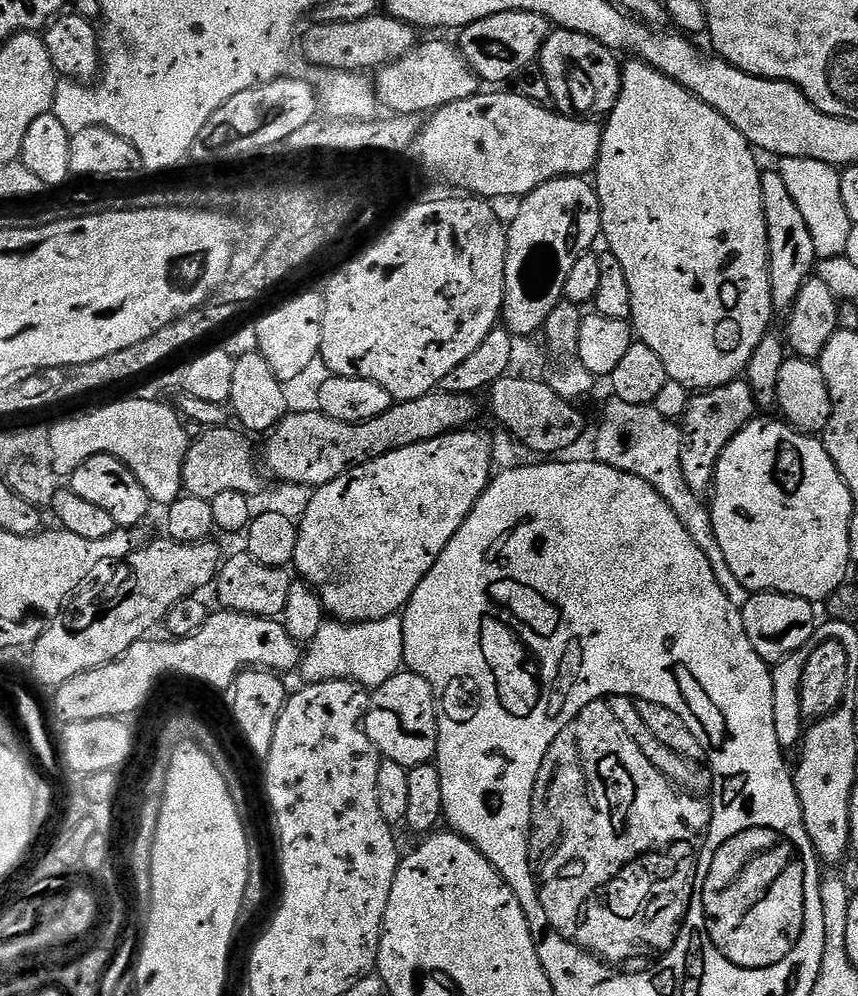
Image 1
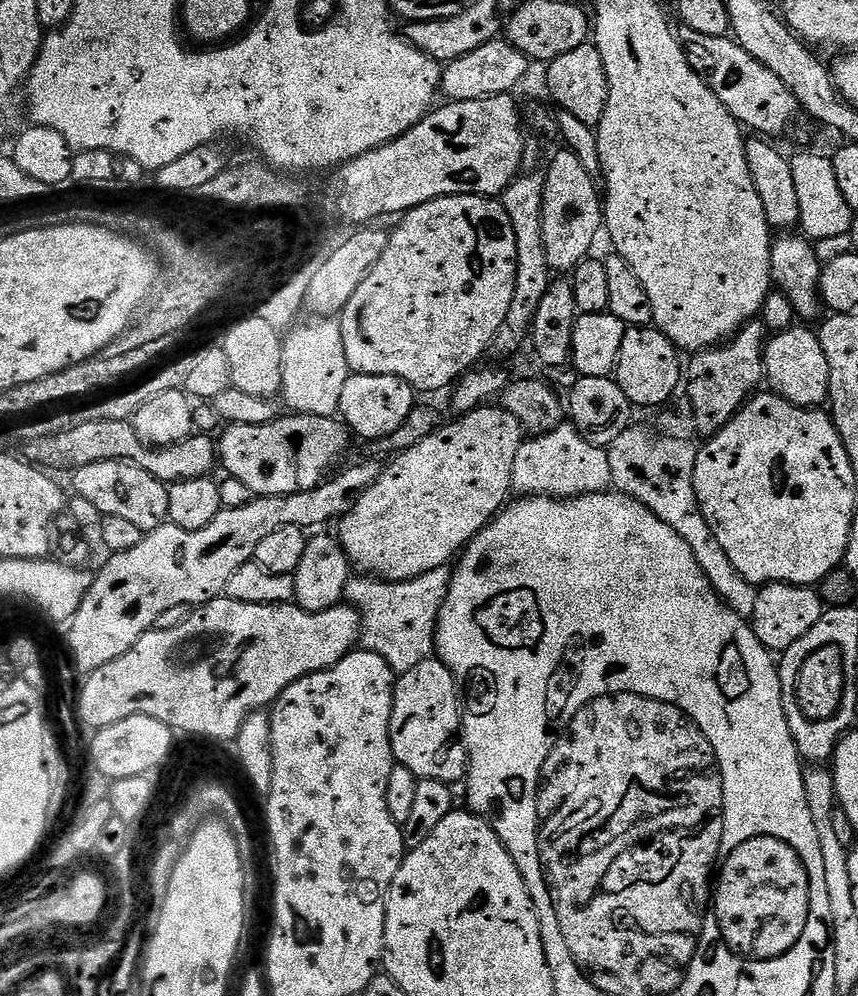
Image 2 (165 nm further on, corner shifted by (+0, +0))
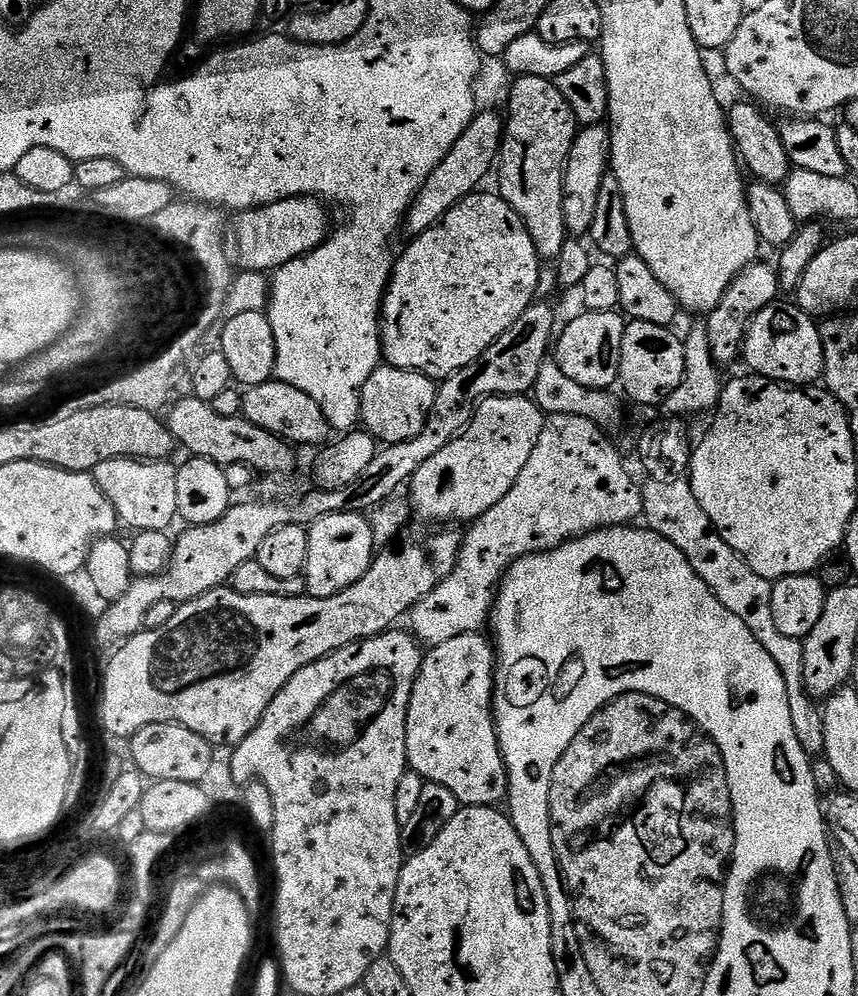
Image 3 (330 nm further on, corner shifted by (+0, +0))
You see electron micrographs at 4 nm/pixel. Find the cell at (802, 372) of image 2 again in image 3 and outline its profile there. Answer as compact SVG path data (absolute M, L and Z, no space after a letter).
M777 302L769 308L764 308L752 319L747 334L744 335L743 363L748 363L753 373L764 376L767 380L775 380L777 384L789 386L812 386L824 374L824 347L820 337L820 324L808 316L795 303L783 304Z

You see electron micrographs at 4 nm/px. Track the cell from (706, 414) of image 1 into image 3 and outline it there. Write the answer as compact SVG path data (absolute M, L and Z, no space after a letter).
M757 262L749 266L745 272L740 273L740 277L726 290L722 302L718 302L718 306L706 316L710 350L717 364L727 366L741 359L744 350L744 335L747 334L752 319L762 309L777 303L780 295L780 274L773 265L771 268L768 264Z

